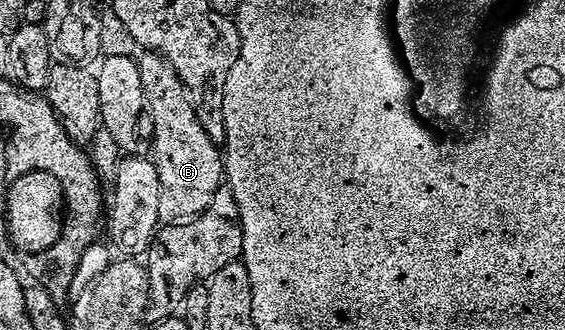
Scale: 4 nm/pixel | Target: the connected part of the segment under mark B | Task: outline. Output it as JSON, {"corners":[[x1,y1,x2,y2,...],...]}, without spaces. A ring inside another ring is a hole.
{"corners":[[144,51,137,63,141,70,141,86,145,90,145,102,153,118,151,146,157,176,161,178,161,210,159,219,164,225,175,226,202,217,213,202,213,194,225,184,225,156,220,145,205,130,199,120,197,104,191,101,192,93,183,79,175,73,173,66,155,52]]}

